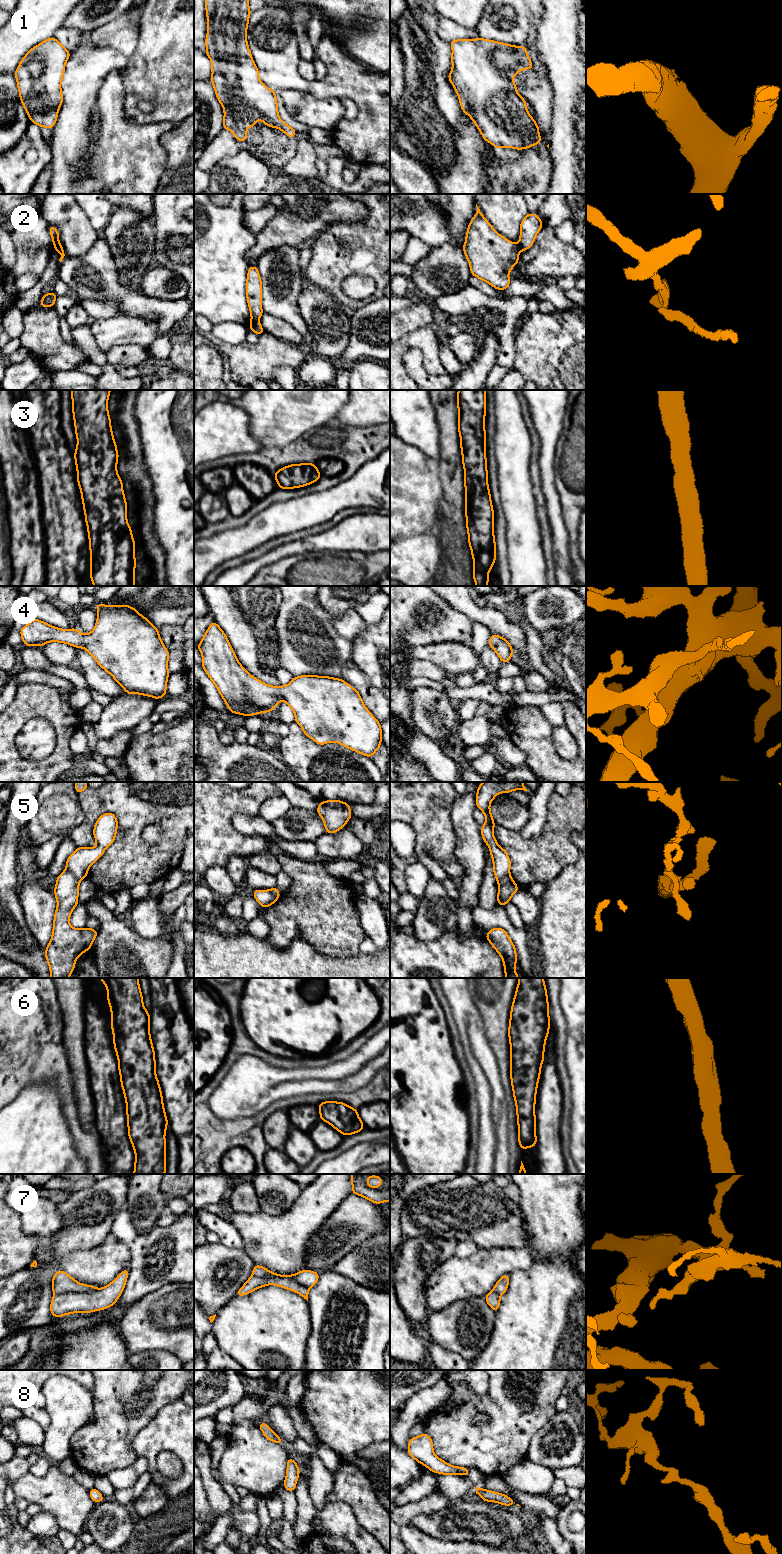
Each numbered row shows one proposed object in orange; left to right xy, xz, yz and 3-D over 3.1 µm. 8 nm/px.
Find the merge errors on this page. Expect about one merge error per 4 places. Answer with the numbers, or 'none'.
2, 5, 7

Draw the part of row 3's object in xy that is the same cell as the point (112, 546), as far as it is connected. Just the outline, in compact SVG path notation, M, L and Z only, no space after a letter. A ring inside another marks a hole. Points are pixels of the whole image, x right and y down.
M71 390L77 437L74 458L89 537L90 579L94 586L135 586L135 542L127 521L122 480L117 472L119 454L108 412L110 392Z

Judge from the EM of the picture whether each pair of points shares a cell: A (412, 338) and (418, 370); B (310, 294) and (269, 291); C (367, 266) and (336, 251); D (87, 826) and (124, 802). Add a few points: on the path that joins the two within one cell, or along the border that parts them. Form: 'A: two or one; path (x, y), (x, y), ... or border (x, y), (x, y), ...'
A: two; border (408, 348), (418, 347), (421, 350), (425, 368)
B: two; border (305, 281), (299, 296), (299, 312), (301, 316)
C: one; path (359, 258), (352, 251), (344, 251)
D: one; path (92, 816), (106, 802), (114, 802)

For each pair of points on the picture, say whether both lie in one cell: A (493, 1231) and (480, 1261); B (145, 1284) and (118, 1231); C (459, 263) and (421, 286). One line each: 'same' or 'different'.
A: different
B: same
C: same

